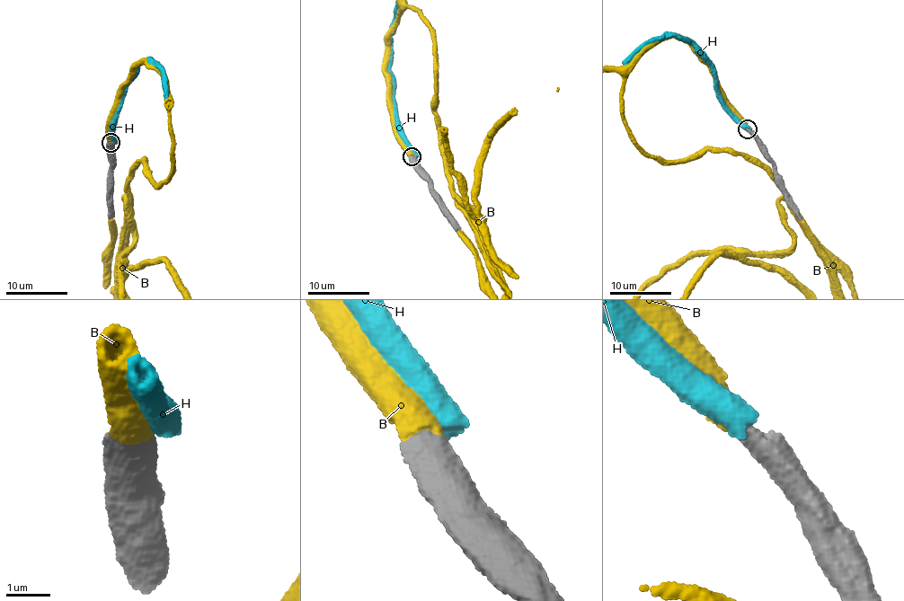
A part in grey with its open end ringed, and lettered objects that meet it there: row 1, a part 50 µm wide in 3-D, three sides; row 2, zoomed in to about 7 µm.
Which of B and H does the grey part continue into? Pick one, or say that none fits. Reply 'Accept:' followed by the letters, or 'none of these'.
Accept: B

